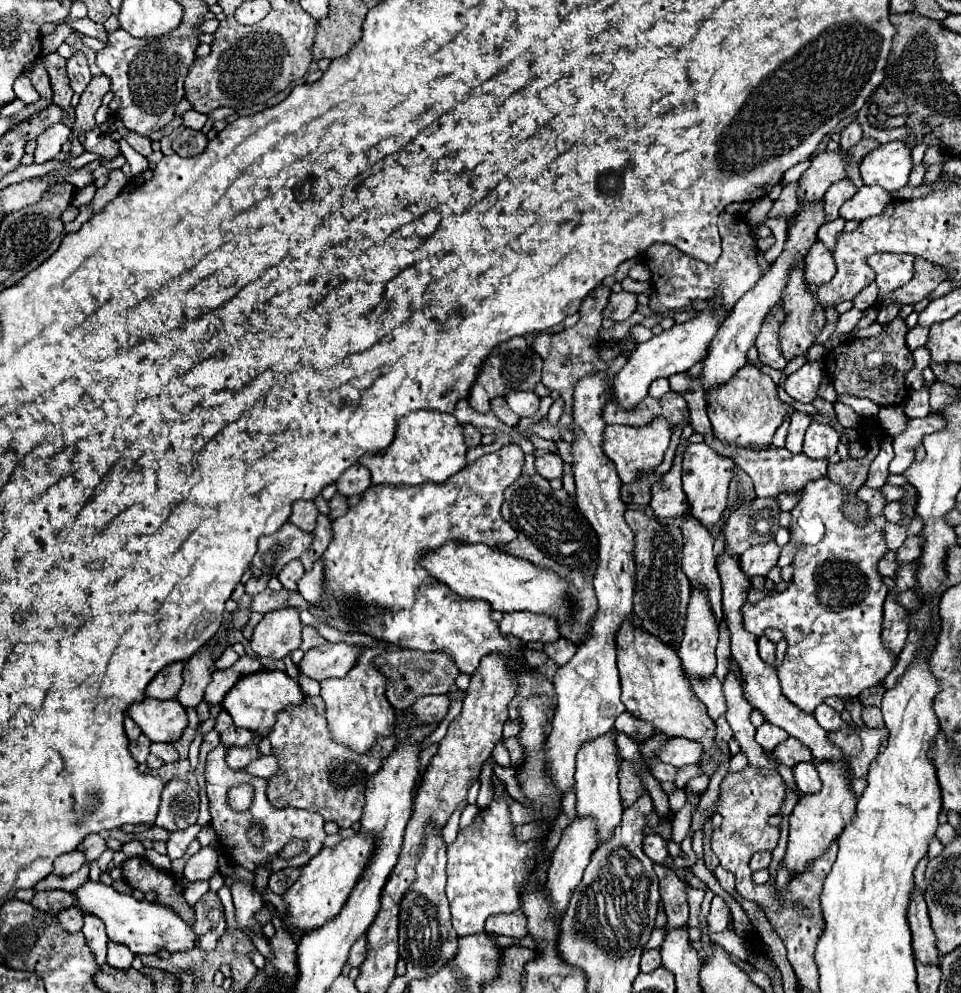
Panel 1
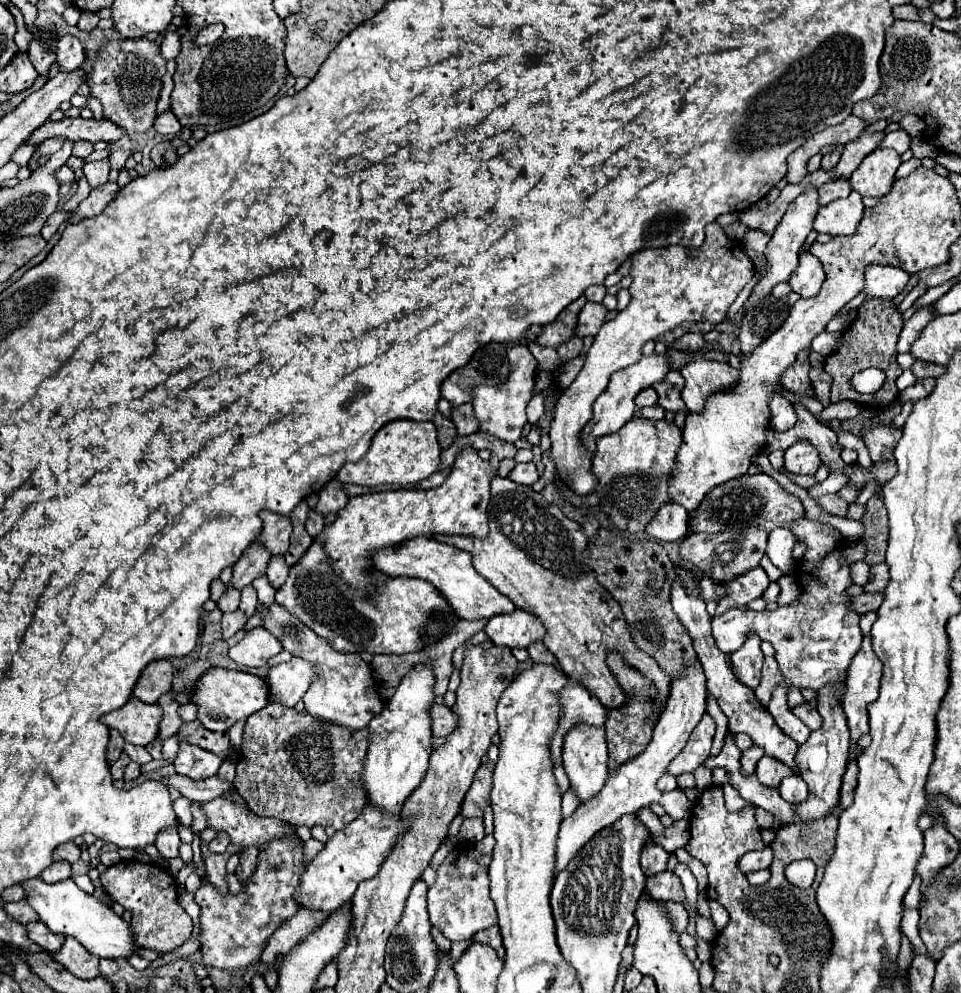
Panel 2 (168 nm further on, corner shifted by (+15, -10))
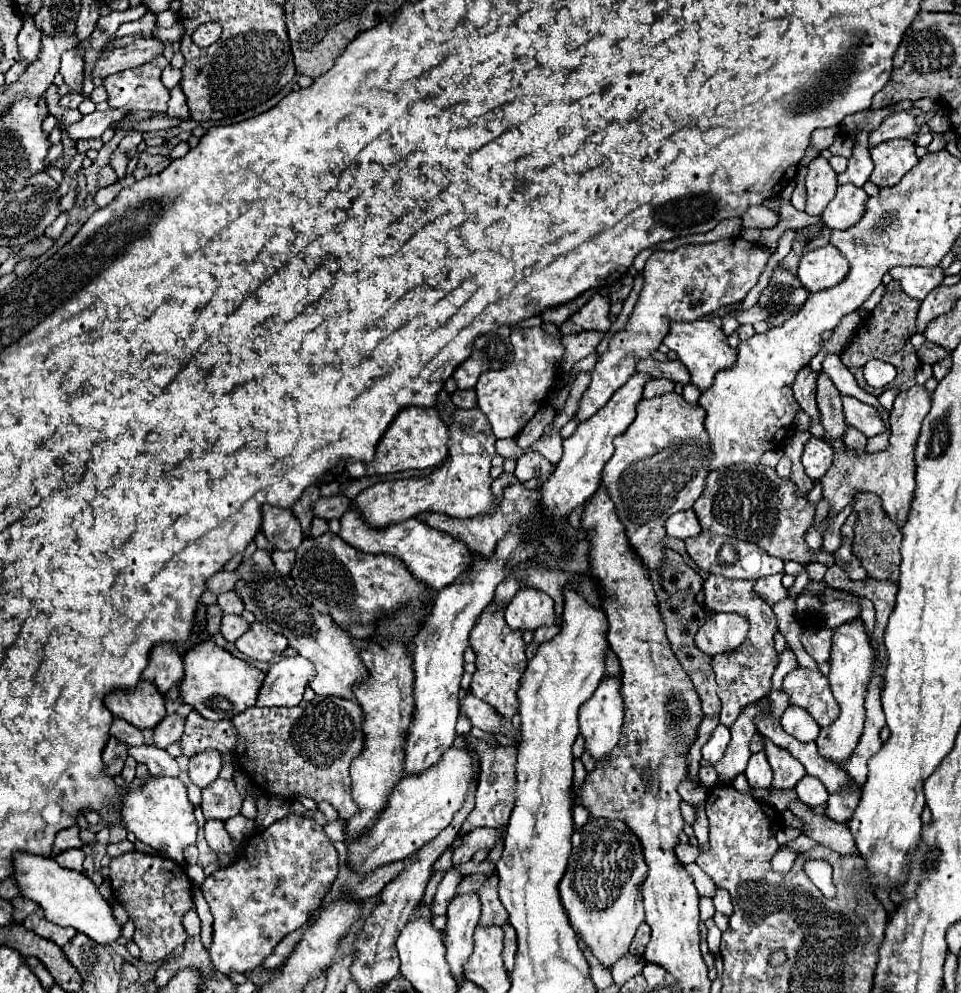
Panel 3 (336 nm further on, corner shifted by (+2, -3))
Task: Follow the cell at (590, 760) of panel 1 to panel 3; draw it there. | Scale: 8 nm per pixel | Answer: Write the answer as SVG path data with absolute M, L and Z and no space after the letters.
M604 678L590 700L586 700L580 706L578 722L580 722L580 734L584 736L584 750L596 760L602 762L612 752L612 748L618 744L620 728L622 728L622 716L624 716L624 704L620 696L620 680Z

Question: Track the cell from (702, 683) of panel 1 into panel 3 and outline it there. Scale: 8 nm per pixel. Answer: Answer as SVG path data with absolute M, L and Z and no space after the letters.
M718 724L716 730L712 732L710 740L702 746L702 758L716 764L722 758L728 742L730 742L730 730L724 724Z

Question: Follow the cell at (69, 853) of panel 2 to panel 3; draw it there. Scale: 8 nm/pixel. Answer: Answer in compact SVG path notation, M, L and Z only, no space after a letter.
M72 826L72 828L66 828L62 832L58 832L56 840L54 840L54 856L58 852L64 852L64 850L70 850L70 848L82 848L84 842L80 840L80 830L78 826Z

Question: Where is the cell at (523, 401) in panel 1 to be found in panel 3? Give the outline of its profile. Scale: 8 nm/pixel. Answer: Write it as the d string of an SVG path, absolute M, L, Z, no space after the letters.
M516 328L510 334L510 342L514 346L514 362L504 370L488 370L488 372L484 372L480 376L476 388L474 388L476 394L478 394L478 406L488 416L496 438L516 438L520 434L520 430L532 420L532 416L546 402L548 390L552 388L552 384L556 380L558 366L560 366L560 360L564 356L562 342L556 342L554 336L550 336L542 328Z

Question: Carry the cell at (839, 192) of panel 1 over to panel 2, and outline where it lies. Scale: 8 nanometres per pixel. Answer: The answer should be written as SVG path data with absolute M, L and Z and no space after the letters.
M845 177L829 181L829 183L823 183L819 187L819 205L827 205L833 199L847 197L849 193L851 193L851 185L849 185L849 179L845 179Z

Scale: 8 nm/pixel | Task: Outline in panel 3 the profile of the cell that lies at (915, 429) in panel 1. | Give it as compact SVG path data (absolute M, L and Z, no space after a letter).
M842 396L842 402L844 402L844 420L846 420L846 424L858 428L868 438L888 430L888 424L880 418L880 414L874 406L868 406L868 404L852 398L852 396Z

